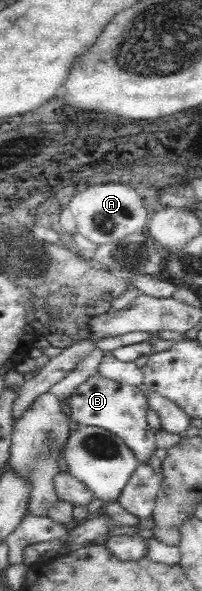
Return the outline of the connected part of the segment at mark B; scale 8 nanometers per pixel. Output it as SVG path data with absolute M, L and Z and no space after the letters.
M99 373L80 384L67 399L72 421L82 426L99 427L120 436L139 462L147 462L157 449L155 430L146 423L149 403L140 388L110 380Z

